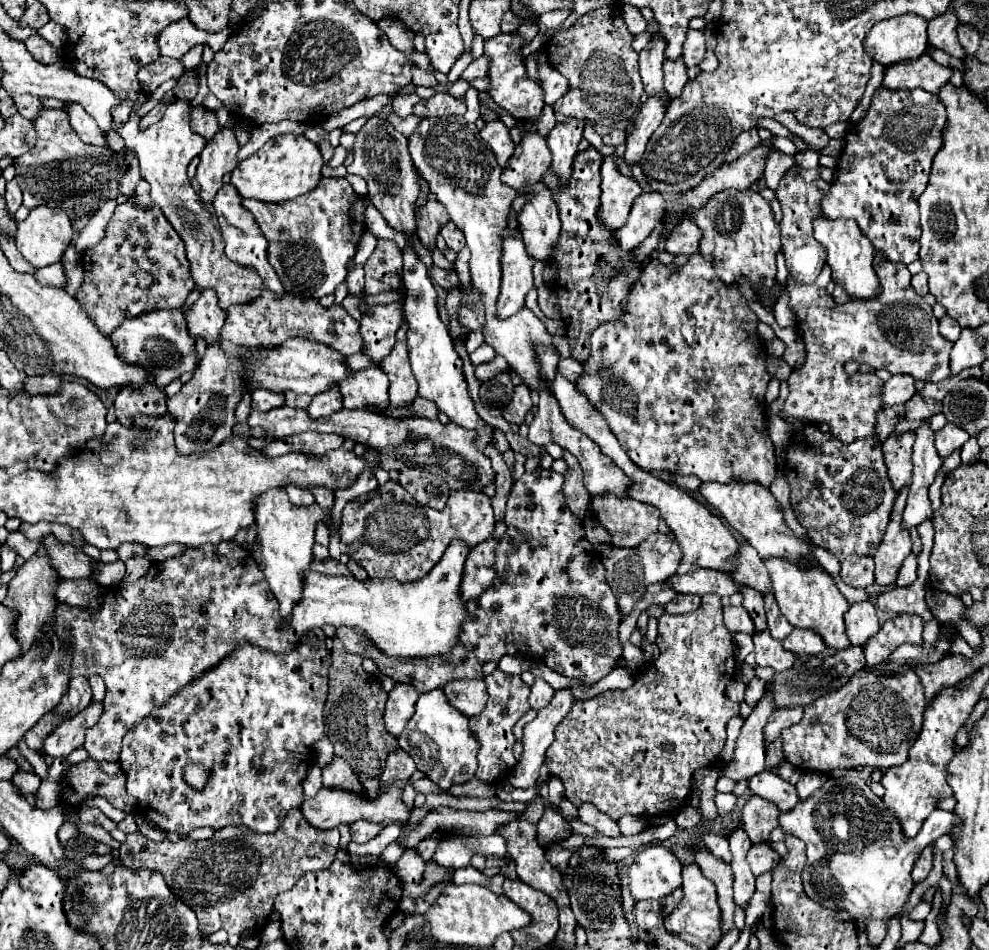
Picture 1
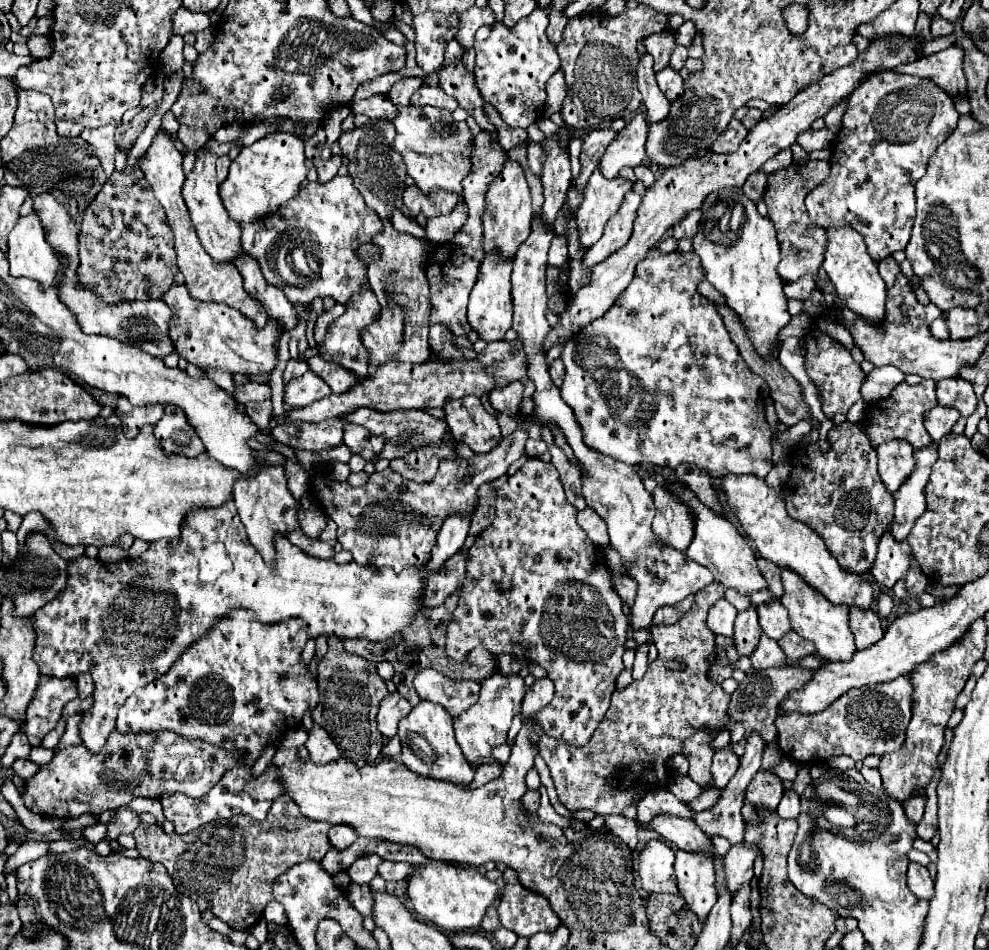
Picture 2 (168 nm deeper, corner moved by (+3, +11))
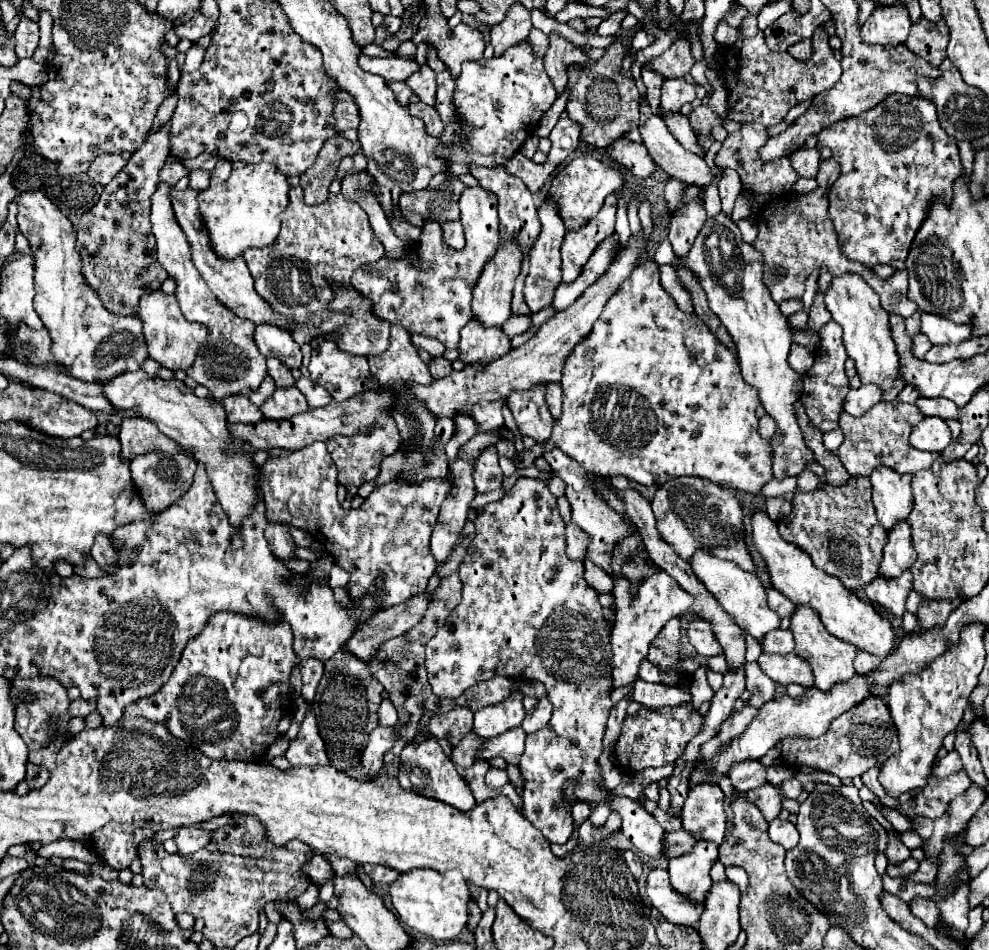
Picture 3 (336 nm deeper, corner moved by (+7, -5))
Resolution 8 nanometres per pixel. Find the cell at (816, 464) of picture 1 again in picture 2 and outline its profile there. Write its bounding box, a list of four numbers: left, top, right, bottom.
[782,422,894,574]

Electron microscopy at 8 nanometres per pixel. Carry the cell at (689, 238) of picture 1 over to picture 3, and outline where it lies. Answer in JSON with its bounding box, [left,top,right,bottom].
[668,200,708,256]

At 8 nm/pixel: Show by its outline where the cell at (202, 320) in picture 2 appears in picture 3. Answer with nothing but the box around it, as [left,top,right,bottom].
[136,290,206,370]

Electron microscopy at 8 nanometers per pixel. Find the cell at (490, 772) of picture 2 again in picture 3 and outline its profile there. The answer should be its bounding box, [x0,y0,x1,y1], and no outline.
[486,768,508,788]

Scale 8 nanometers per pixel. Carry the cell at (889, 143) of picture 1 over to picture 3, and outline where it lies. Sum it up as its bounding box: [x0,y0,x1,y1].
[818,96,962,270]

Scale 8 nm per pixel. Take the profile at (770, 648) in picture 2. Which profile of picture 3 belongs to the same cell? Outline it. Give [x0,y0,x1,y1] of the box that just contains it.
[744,662,776,708]

